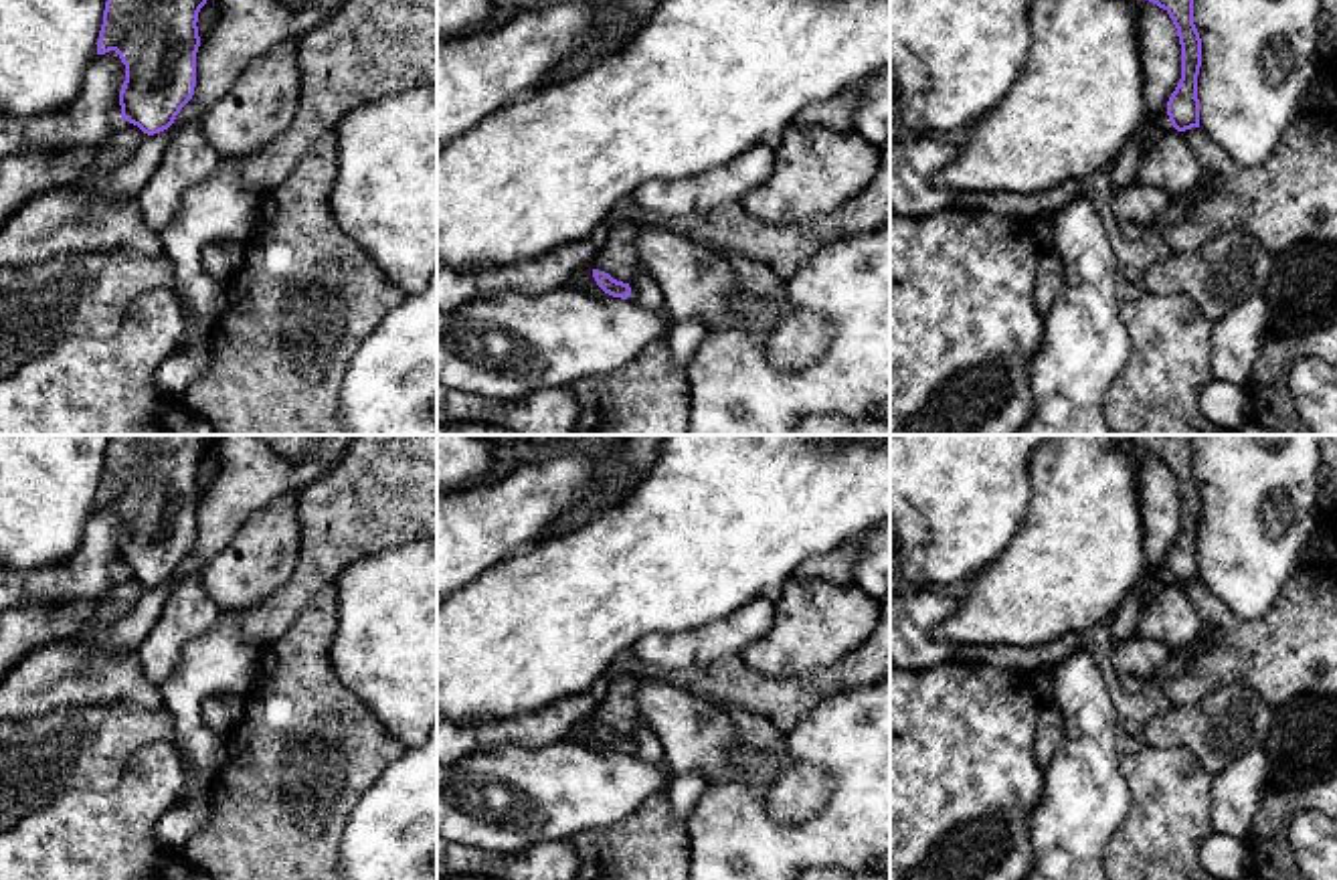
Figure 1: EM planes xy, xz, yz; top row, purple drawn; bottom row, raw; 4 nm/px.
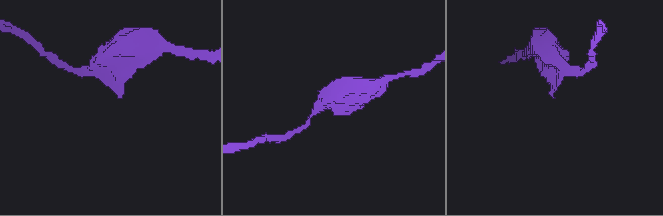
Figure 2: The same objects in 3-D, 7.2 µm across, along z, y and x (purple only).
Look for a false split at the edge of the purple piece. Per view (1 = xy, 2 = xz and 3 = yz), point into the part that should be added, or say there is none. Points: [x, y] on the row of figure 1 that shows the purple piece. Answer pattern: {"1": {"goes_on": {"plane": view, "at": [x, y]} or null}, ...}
{"1": {"goes_on": null}, "2": {"goes_on": null}, "3": {"goes_on": null}}

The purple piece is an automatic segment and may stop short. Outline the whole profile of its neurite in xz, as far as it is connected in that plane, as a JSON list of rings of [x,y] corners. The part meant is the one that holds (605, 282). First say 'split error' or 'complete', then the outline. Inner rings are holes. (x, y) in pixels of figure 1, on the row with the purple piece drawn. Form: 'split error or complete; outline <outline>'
complete; outline [[[593,269],[593,277],[595,277],[597,285],[613,297],[627,299],[631,295],[629,283],[617,281],[605,271]]]

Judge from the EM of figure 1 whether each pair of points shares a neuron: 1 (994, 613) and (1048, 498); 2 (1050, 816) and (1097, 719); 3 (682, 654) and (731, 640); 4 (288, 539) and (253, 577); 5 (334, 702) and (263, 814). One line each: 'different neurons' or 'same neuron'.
1: same neuron
2: same neuron
3: same neuron
4: same neuron
5: same neuron

